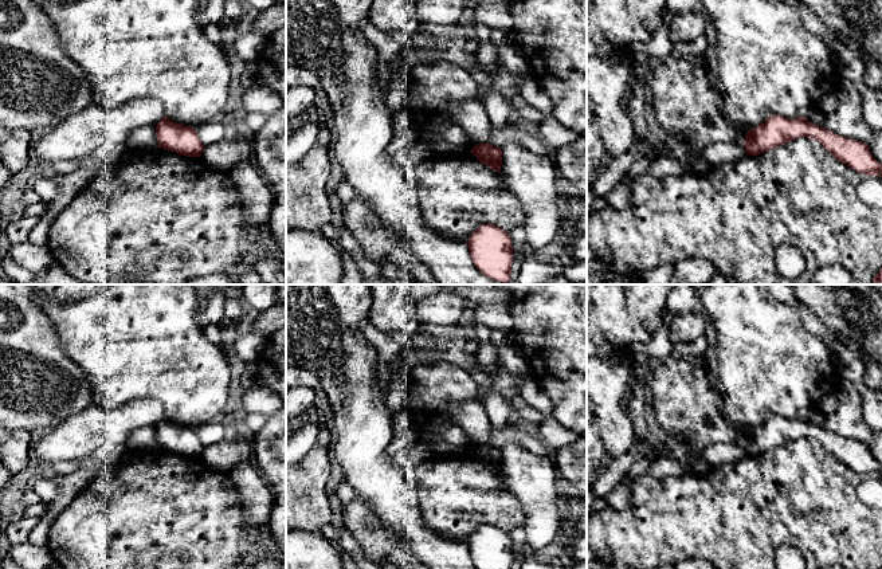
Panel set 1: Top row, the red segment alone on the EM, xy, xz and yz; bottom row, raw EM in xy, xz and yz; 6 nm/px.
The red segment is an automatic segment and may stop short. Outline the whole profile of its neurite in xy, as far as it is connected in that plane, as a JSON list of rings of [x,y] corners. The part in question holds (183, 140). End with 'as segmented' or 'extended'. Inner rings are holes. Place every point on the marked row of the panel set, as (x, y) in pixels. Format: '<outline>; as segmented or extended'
[[[166,117],[156,125],[156,136],[158,148],[181,156],[200,157],[204,150],[195,127],[176,123]]]; as segmented

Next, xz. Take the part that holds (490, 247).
[[[479,225],[469,238],[474,266],[487,278],[506,284],[511,276],[513,246],[506,231],[494,225]]]; as segmented

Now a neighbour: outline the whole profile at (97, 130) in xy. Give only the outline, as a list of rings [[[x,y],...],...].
[[[153,98],[132,99],[113,109],[93,101],[56,127],[46,130],[35,152],[43,164],[113,156],[125,149],[136,129],[157,125],[164,117],[162,103]]]

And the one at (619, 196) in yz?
[[[624,176],[605,196],[608,207],[614,209],[624,209],[630,205],[632,195],[632,181],[635,177]]]

